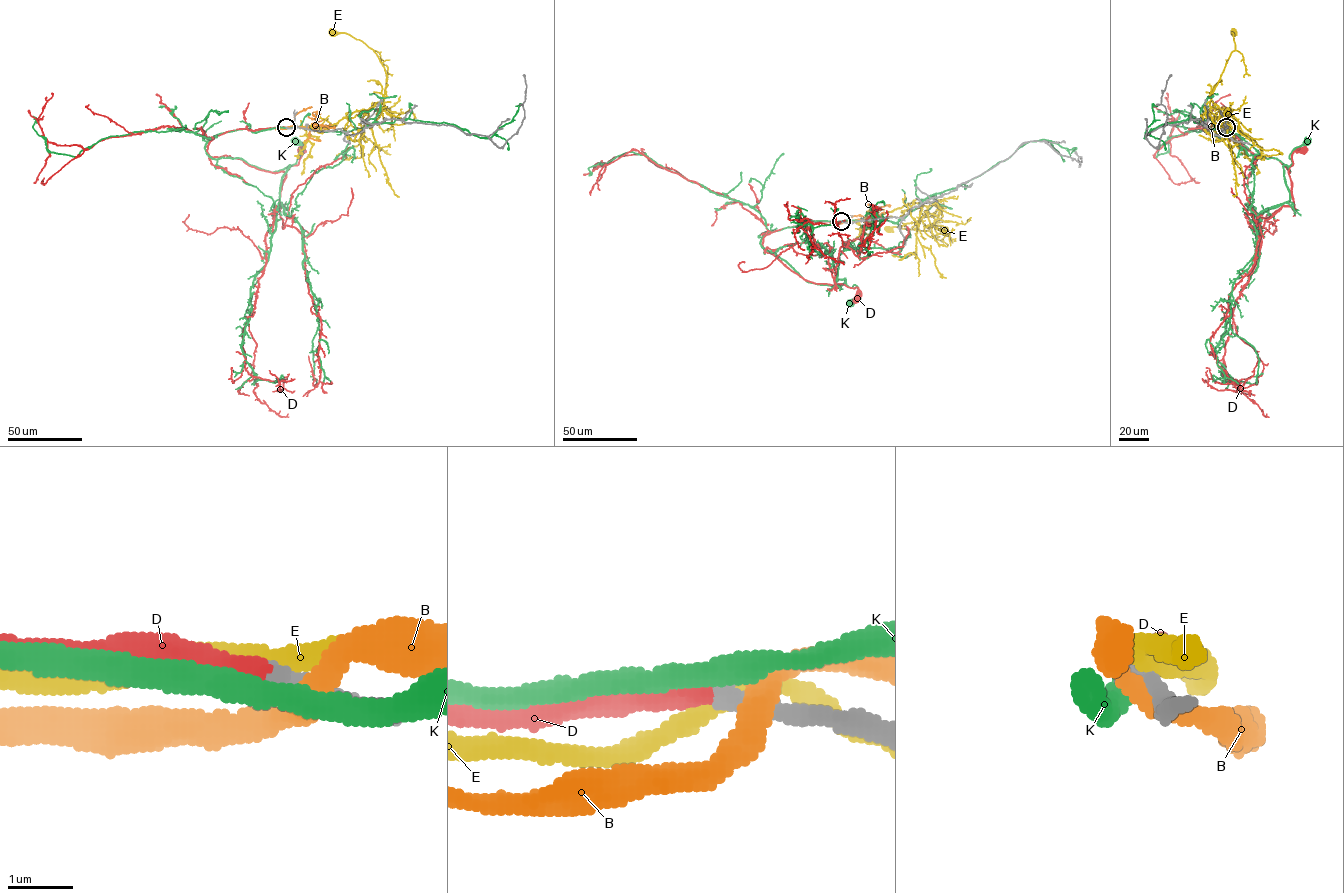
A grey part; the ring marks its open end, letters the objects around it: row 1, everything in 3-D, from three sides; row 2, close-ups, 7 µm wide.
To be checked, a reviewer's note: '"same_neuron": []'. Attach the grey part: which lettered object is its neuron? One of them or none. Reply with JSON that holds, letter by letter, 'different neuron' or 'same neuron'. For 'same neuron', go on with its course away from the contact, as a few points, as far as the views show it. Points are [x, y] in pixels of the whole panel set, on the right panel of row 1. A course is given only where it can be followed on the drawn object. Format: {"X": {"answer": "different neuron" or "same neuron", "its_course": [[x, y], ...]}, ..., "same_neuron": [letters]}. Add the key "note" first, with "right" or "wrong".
{"note": "wrong", "B": {"answer": "different neuron"}, "D": {"answer": "same neuron", "its_course": [[1226, 127], [1223, 130], [1230, 128], [1255, 156], [1276, 158], [1288, 172], [1293, 164], [1292, 154], [1304, 150]]}, "E": {"answer": "different neuron"}, "K": {"answer": "different neuron"}, "same_neuron": ["D"]}

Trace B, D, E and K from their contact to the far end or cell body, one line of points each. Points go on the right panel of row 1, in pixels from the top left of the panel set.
B: (1226, 127), (1217, 124), (1211, 127)
D: (1226, 127), (1223, 130), (1230, 128), (1255, 156), (1276, 158), (1288, 172), (1293, 164), (1292, 154), (1304, 150)
E: (1226, 127), (1220, 127), (1207, 111), (1212, 91), (1235, 49), (1233, 33)
K: (1226, 127), (1225, 132), (1230, 128), (1256, 159), (1277, 158), (1289, 172), (1289, 155), (1308, 142)

